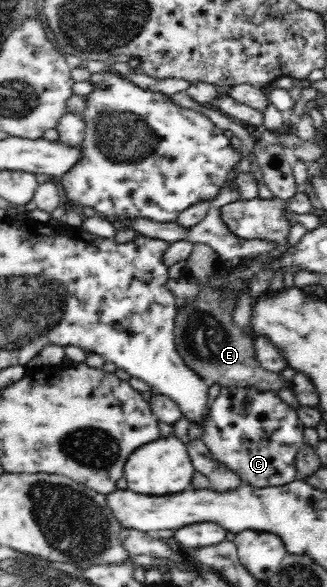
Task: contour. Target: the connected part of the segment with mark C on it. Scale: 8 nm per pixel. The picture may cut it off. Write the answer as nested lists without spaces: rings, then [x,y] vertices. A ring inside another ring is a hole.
[[[224,387],[221,389],[220,394],[216,397],[216,400],[213,401],[212,406],[209,407],[209,413],[202,419],[200,423],[202,428],[202,435],[200,440],[204,441],[204,444],[208,446],[210,450],[210,458],[215,461],[215,463],[220,463],[225,466],[225,469],[232,471],[244,484],[252,487],[268,487],[268,486],[279,486],[298,481],[300,472],[298,472],[298,467],[296,466],[296,455],[302,444],[305,443],[303,431],[305,425],[301,423],[297,409],[294,409],[292,406],[286,404],[278,393],[274,391],[261,391],[254,387]]]

